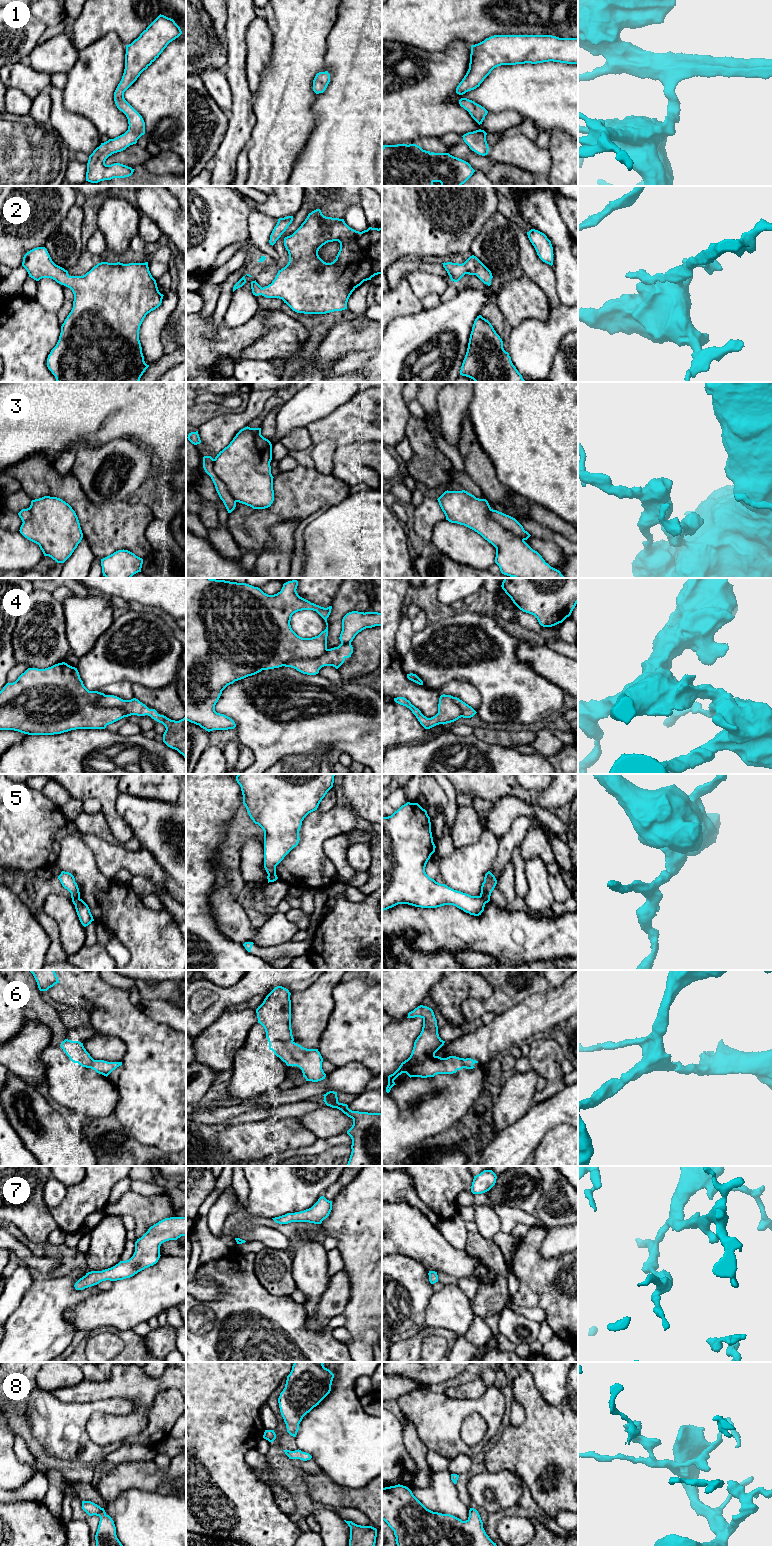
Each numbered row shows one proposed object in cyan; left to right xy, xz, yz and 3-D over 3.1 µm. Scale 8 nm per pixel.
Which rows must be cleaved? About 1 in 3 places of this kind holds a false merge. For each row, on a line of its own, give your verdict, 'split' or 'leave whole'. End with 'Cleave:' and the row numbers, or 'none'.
1: leave whole
2: leave whole
3: leave whole
4: leave whole
5: split
6: leave whole
7: leave whole
8: leave whole
Cleave: 5

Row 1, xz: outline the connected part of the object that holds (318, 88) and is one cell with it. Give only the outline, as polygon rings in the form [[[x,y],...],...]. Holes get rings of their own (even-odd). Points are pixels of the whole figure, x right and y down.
[[[328,71],[319,72],[313,80],[313,91],[316,94],[323,93],[330,82],[330,74]]]

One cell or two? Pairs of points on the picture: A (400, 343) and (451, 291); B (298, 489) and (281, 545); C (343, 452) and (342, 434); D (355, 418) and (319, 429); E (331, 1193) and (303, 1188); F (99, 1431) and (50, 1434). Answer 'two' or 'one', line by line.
A: two
B: two
C: two
D: one
E: two
F: two

